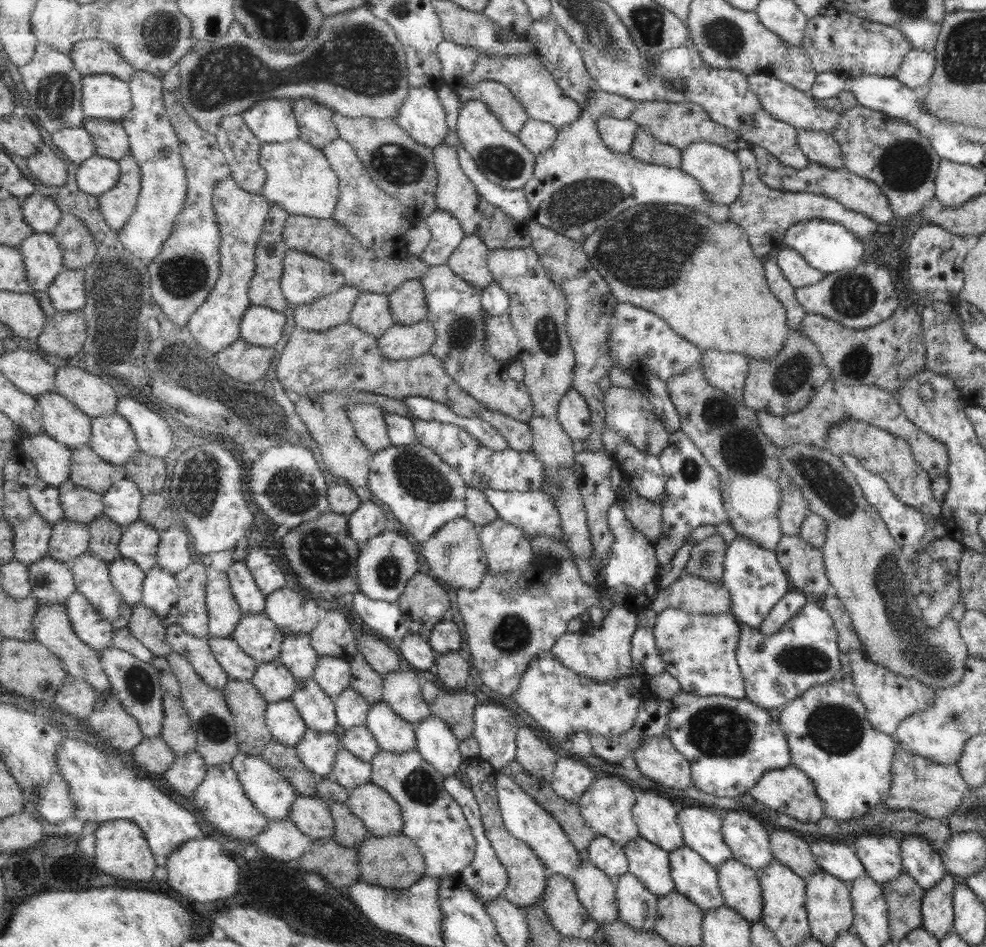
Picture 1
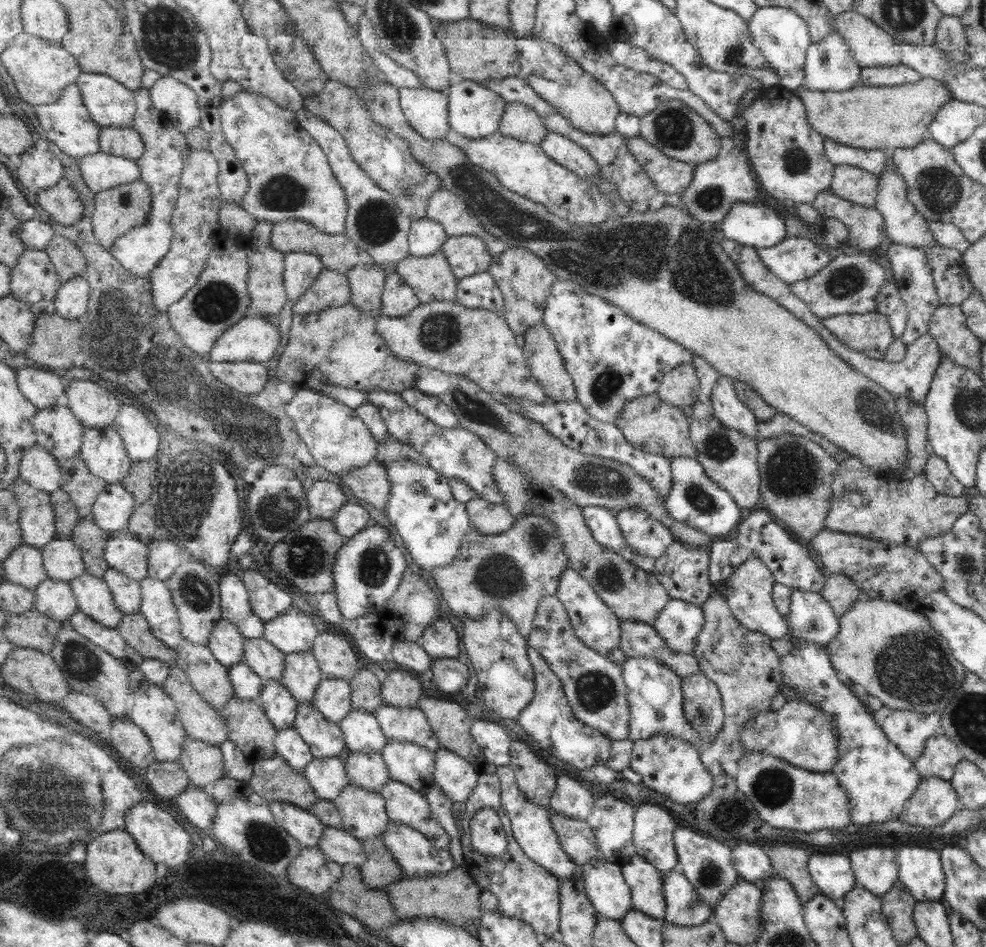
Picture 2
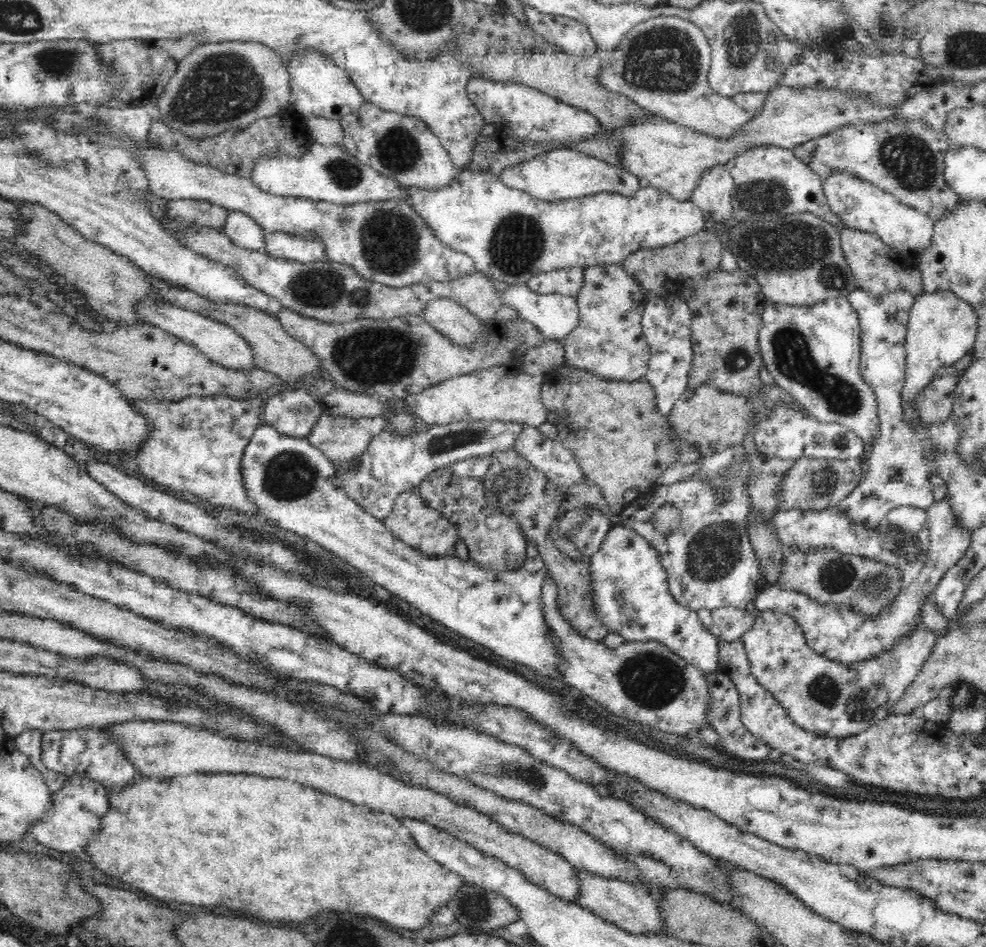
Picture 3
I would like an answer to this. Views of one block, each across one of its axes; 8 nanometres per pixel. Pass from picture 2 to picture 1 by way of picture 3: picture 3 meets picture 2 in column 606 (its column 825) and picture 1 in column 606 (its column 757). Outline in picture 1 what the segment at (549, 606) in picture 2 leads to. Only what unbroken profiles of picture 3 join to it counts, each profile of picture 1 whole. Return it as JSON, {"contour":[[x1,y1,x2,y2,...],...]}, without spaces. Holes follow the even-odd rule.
{"contour":[[613,606,608,610,607,618,603,618,603,626,584,625,577,632,567,631,563,637,559,638,551,652,563,665,595,681,605,683,623,675,631,676,634,672,631,654,632,640,640,621,641,617,629,608]]}

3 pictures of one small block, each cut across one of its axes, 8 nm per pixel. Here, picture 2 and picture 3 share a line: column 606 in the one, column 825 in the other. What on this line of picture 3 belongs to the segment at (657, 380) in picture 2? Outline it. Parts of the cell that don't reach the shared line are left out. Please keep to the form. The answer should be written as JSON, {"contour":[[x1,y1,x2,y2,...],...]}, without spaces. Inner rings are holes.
{"contour":[[847,296,828,298,810,306,788,306,766,301,759,345,765,367,774,382,784,388,820,422,837,422,852,430,866,446,874,446,880,437,880,415,876,393,859,371,861,358,861,327,856,310]]}

